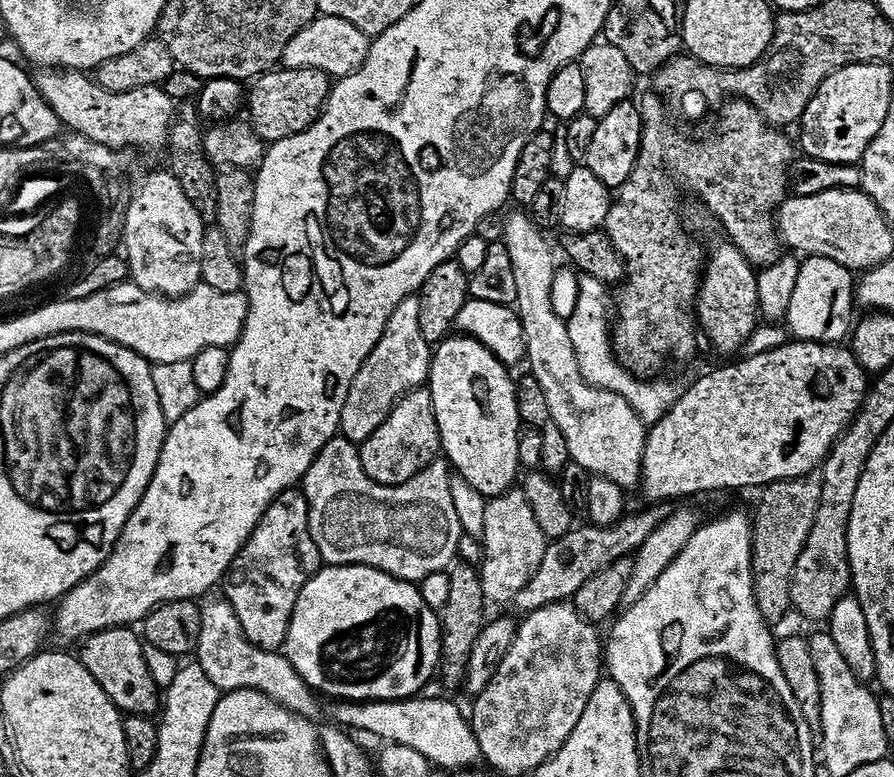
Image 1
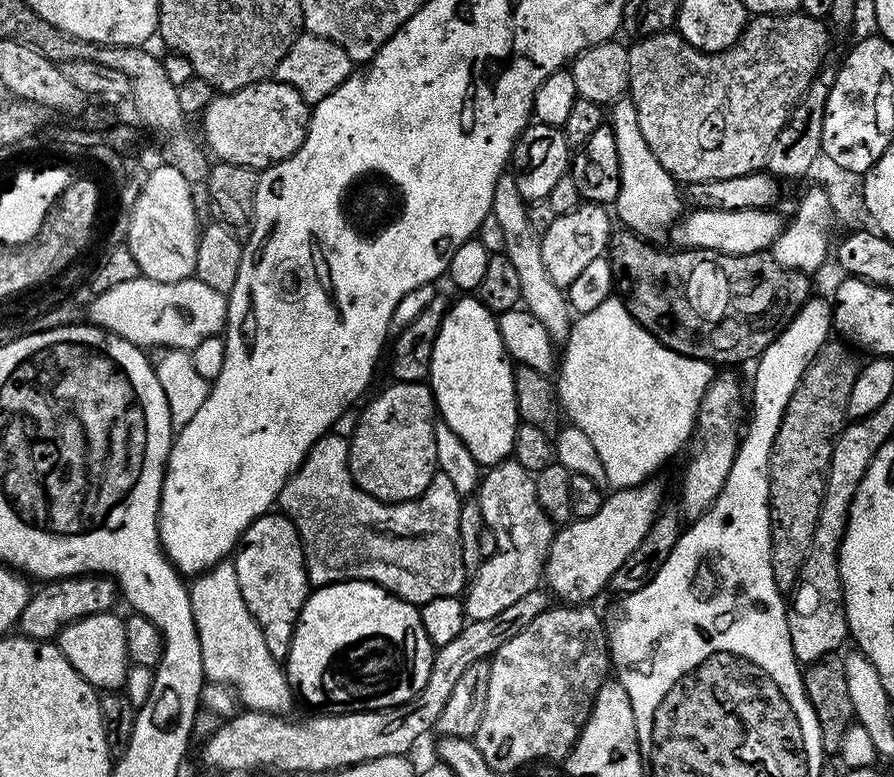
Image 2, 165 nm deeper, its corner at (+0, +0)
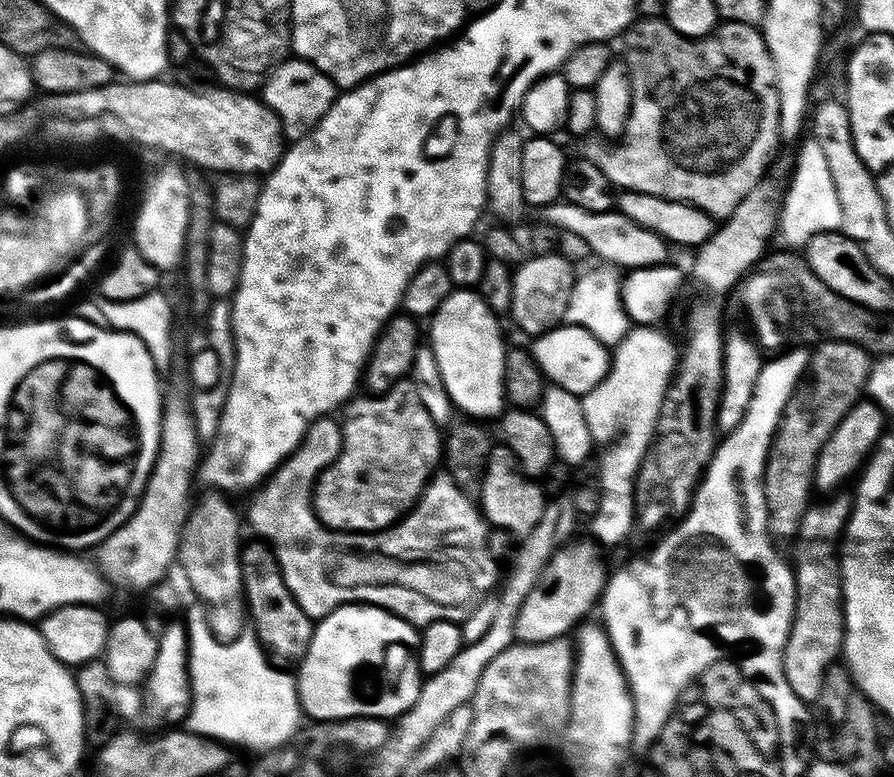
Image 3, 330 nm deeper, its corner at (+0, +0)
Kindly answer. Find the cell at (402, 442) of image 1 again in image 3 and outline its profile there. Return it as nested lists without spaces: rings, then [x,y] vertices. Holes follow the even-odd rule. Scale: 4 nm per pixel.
[[[411,379],[398,381],[388,392],[363,395],[347,401],[343,409],[344,437],[340,453],[336,461],[321,472],[316,487],[312,489],[312,507],[317,518],[337,532],[378,532],[395,524],[412,511],[442,460],[441,429],[434,418],[430,418],[426,406],[422,406],[422,398],[418,398],[418,390]]]

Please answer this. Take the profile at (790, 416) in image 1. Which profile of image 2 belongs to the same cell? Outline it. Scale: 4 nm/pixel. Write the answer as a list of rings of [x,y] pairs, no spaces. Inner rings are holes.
[[[652,483],[609,491],[602,506],[598,506],[598,514],[590,514],[585,520],[573,519],[553,535],[548,561],[544,564],[544,580],[551,595],[560,599],[557,601],[568,606],[584,606],[611,585],[614,570],[638,550],[662,511],[660,488]]]

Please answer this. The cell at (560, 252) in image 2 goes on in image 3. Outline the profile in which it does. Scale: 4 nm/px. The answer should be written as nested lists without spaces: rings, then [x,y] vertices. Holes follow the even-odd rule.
[[[529,255],[513,271],[514,298],[512,299],[511,319],[516,319],[516,324],[524,332],[529,332],[529,337],[541,336],[544,332],[557,327],[565,319],[567,304],[570,302],[572,288],[578,277],[574,264],[564,256]]]

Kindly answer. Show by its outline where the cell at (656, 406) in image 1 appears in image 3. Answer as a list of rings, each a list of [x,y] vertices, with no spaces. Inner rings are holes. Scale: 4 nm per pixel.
[[[636,326],[619,339],[610,356],[608,372],[581,399],[582,414],[586,414],[586,426],[590,430],[595,445],[609,444],[602,454],[600,462],[600,476],[598,482],[601,486],[602,502],[595,516],[591,517],[591,535],[603,545],[616,544],[622,541],[633,531],[635,523],[635,480],[636,472],[640,468],[644,455],[648,451],[652,437],[655,436],[656,420],[659,418],[660,403],[664,392],[677,370],[678,348],[659,332],[656,326]]]

